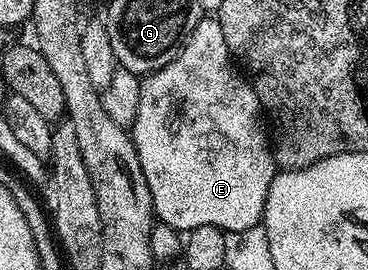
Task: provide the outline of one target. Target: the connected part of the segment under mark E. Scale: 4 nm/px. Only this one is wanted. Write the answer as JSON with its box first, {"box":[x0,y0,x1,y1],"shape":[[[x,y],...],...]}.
{"box":[131,16,277,233],"shape":[[[202,16],[201,21],[182,45],[179,55],[171,59],[163,68],[153,73],[144,74],[140,78],[139,107],[131,126],[133,146],[139,159],[139,167],[143,167],[143,175],[147,179],[147,187],[151,187],[151,199],[156,220],[163,225],[169,225],[178,231],[188,231],[195,227],[214,225],[224,229],[226,233],[247,231],[251,227],[261,225],[265,216],[267,191],[271,189],[273,178],[277,176],[277,160],[273,157],[270,138],[267,136],[266,126],[263,124],[263,110],[259,99],[255,95],[252,84],[243,76],[232,57],[229,56],[227,39],[223,39],[223,27],[218,23],[216,16]]]}

